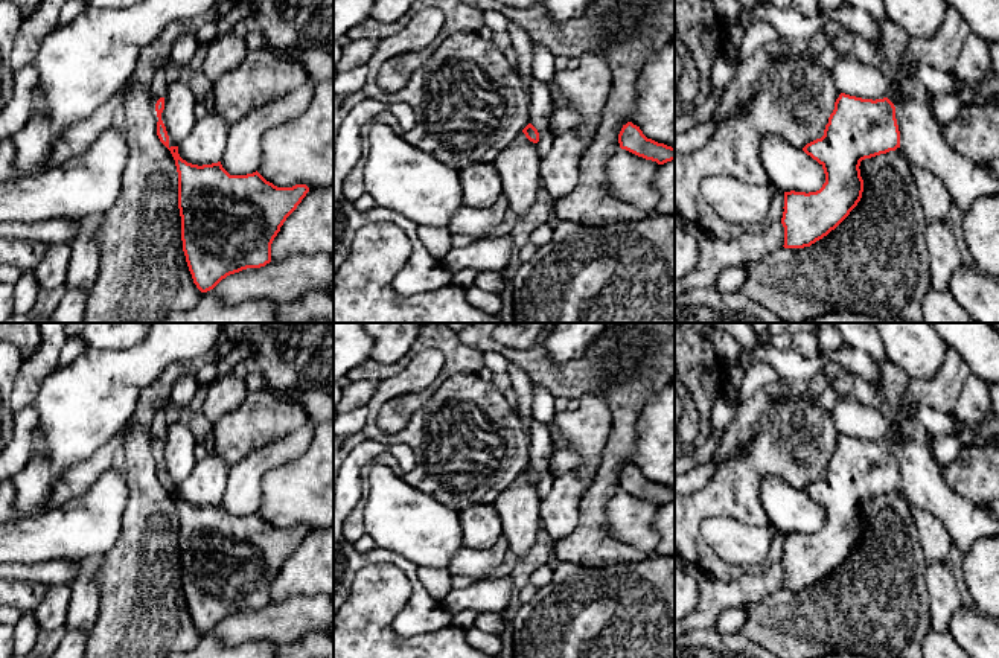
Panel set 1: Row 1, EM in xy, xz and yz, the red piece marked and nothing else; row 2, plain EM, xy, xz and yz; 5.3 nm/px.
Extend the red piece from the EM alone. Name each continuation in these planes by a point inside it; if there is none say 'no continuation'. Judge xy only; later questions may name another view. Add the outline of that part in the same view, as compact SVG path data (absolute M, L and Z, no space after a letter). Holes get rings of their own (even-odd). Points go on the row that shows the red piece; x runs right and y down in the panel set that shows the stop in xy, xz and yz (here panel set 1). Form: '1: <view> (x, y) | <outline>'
1: xy (157, 89) | M160 67L155 72L155 76L152 78L149 88L151 99L154 104L157 104L160 97L163 97L164 90L166 90L166 73L164 73L164 67Z

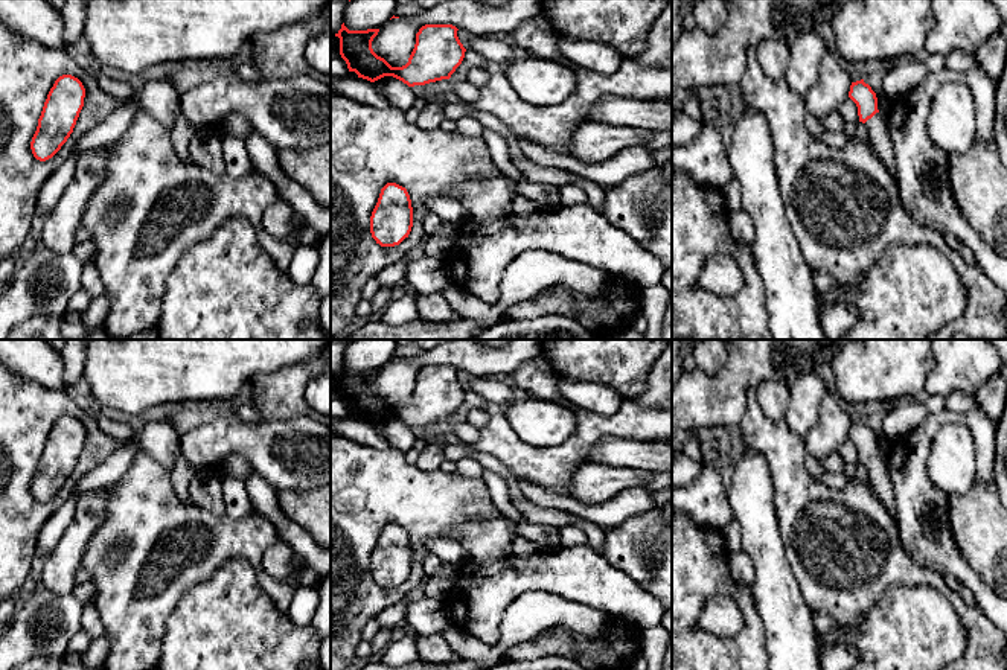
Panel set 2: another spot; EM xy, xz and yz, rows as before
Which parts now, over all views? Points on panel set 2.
1: yz (878, 127) | M876 113L865 122L865 126L868 129L868 140L874 152L882 160L891 177L896 180L894 152L885 113Z

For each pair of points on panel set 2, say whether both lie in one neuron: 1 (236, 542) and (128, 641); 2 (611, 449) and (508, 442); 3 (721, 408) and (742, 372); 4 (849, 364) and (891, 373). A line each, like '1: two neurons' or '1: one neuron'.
1: one neuron
2: two neurons
3: one neuron
4: one neuron

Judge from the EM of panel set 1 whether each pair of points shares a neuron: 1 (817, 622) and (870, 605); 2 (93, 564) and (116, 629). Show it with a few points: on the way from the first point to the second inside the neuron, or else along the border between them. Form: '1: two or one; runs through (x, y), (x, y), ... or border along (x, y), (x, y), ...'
1: one; runs through (830, 616), (856, 608)
2: two; border along (102, 556), (98, 616)

